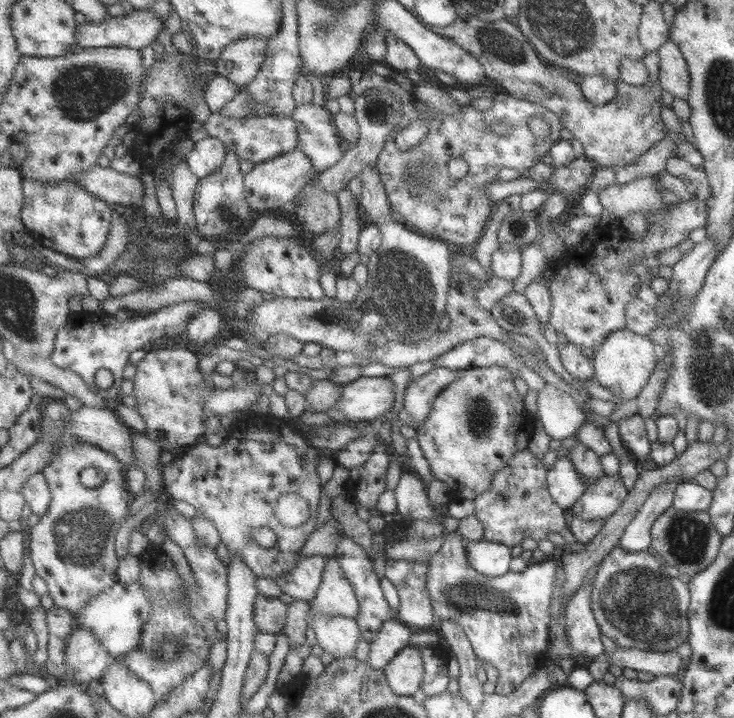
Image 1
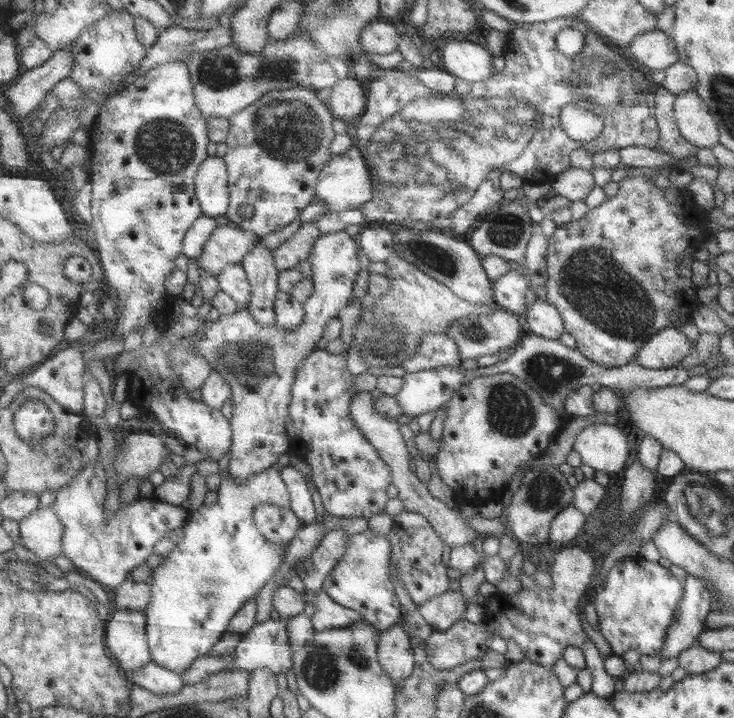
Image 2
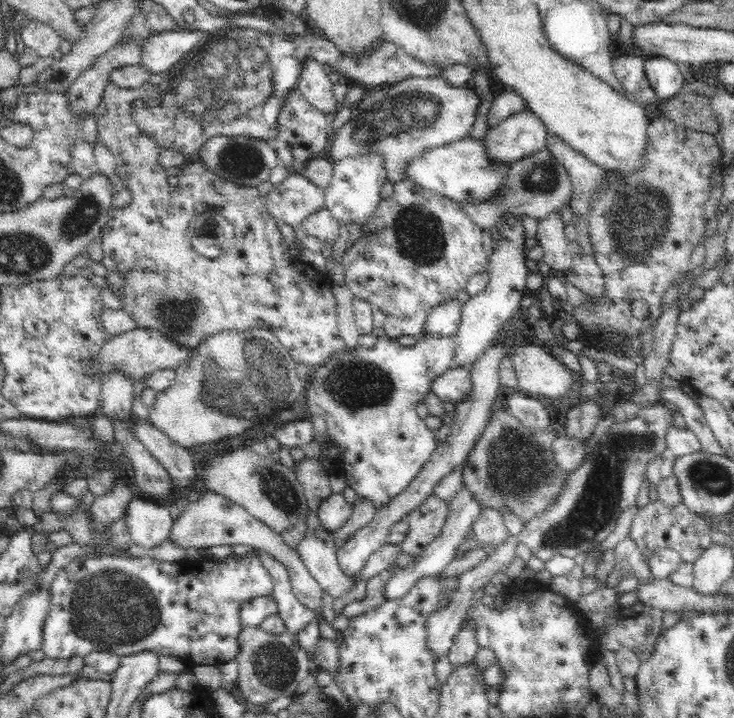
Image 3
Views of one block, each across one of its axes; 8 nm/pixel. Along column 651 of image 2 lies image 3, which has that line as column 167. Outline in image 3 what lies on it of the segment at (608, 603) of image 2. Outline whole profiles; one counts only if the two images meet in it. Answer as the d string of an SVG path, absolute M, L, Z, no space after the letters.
M253 551L244 558L231 555L223 560L200 558L178 562L148 556L125 559L120 554L107 552L77 557L52 581L52 606L44 620L41 648L46 657L53 659L85 658L94 650L112 651L123 657L152 650L162 656L178 656L187 665L221 665L237 653L244 627L239 615L242 605L274 593L272 576Z

